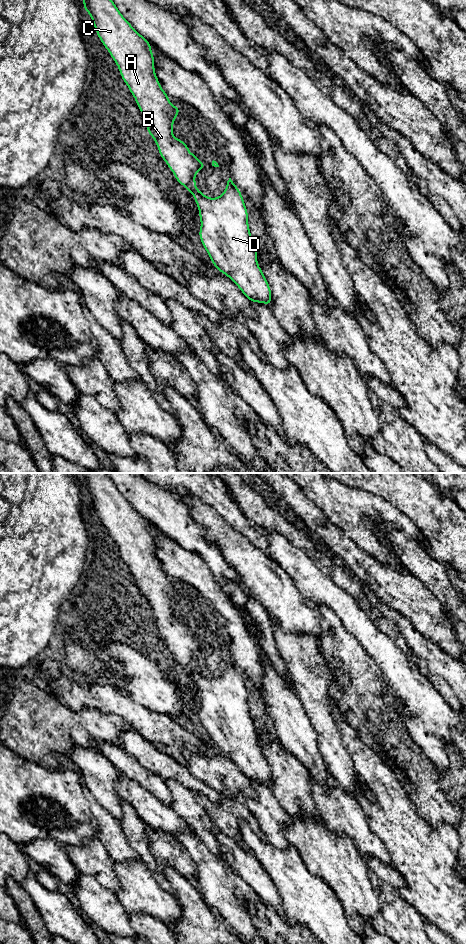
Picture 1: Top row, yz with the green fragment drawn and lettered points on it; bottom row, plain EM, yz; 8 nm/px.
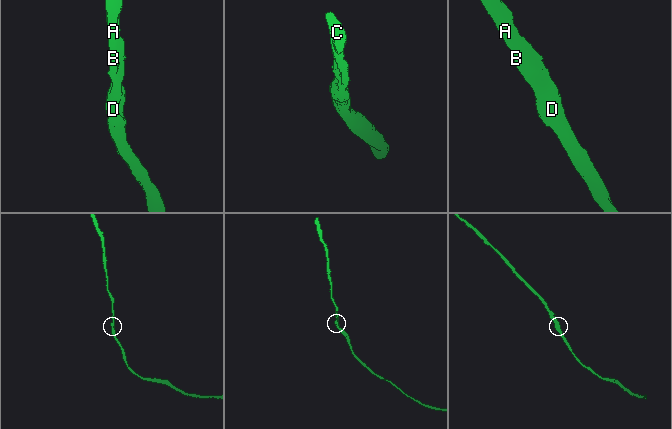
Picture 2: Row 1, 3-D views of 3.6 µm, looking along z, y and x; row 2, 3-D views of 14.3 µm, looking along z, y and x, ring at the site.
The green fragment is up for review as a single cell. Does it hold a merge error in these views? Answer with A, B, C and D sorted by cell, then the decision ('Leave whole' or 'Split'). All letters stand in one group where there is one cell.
Groups: A B C D. Leave whole

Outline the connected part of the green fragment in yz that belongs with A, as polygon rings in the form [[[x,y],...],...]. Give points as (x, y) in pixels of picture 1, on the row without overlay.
[[[107,473],[82,474],[84,489],[90,494],[98,517],[117,544],[121,557],[134,576],[141,593],[149,601],[146,611],[153,617],[160,636],[174,653],[177,662],[194,676],[201,701],[199,717],[211,742],[238,766],[251,783],[271,786],[271,769],[257,743],[258,732],[250,714],[248,692],[240,670],[231,658],[227,661],[224,673],[217,678],[209,678],[197,669],[195,656],[206,644],[198,641],[197,635],[191,634],[189,627],[180,618],[173,617],[173,601],[182,589],[171,584],[168,575],[160,566],[155,554],[151,524],[123,497]]]

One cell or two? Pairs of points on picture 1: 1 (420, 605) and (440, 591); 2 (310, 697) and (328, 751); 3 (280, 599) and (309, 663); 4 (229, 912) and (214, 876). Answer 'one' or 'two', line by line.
1: two
2: one
3: two
4: one

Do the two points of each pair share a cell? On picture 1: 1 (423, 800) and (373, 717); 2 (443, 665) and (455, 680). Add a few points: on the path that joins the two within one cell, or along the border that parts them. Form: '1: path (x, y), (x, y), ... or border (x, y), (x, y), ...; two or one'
1: path (423, 779), (420, 771), (388, 738); one
2: path (447, 669), (454, 676); one

